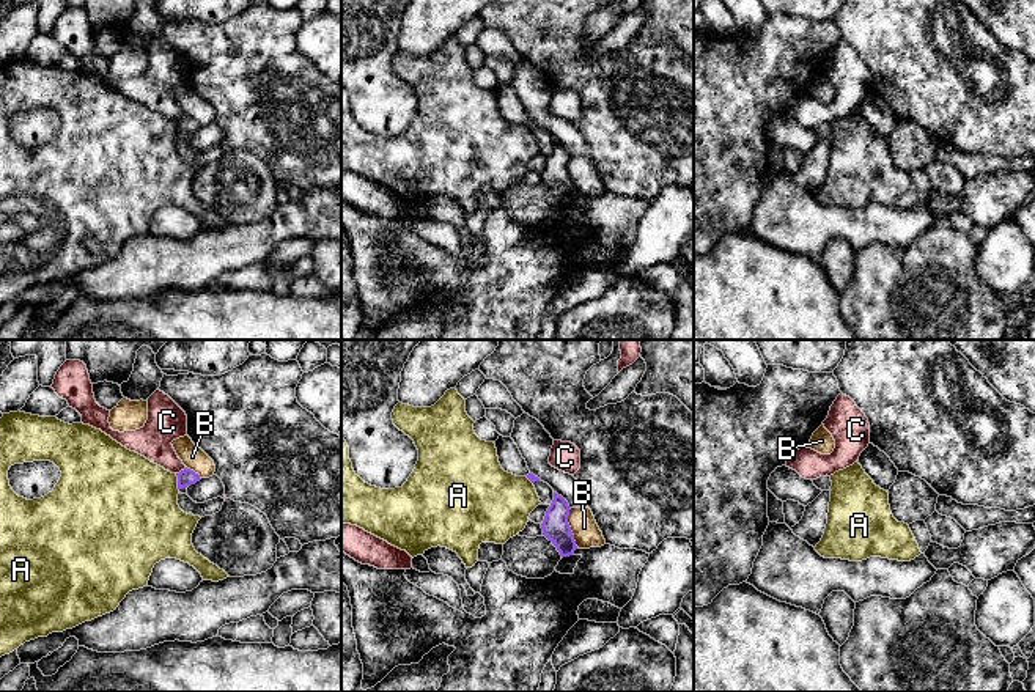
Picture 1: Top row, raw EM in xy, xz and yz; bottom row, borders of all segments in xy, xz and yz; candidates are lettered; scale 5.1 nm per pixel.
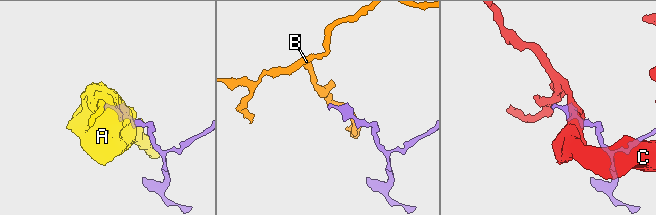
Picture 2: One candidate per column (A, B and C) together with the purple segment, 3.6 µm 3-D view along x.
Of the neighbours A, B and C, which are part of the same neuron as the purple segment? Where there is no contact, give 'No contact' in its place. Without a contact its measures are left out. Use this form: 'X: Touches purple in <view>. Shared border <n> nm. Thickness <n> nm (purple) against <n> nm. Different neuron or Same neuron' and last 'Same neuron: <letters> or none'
A: Touches purple in xy. Shared border 90 nm. Thickness 90 nm (purple) against 440 nm. Different neuron
B: Touches purple in xz. Shared border 200 nm. Thickness 140 nm (purple) against 140 nm. Different neuron
C: Touches purple in xy. Shared border 70 nm. Thickness 90 nm (purple) against 190 nm. Different neuron
Same neuron: none

